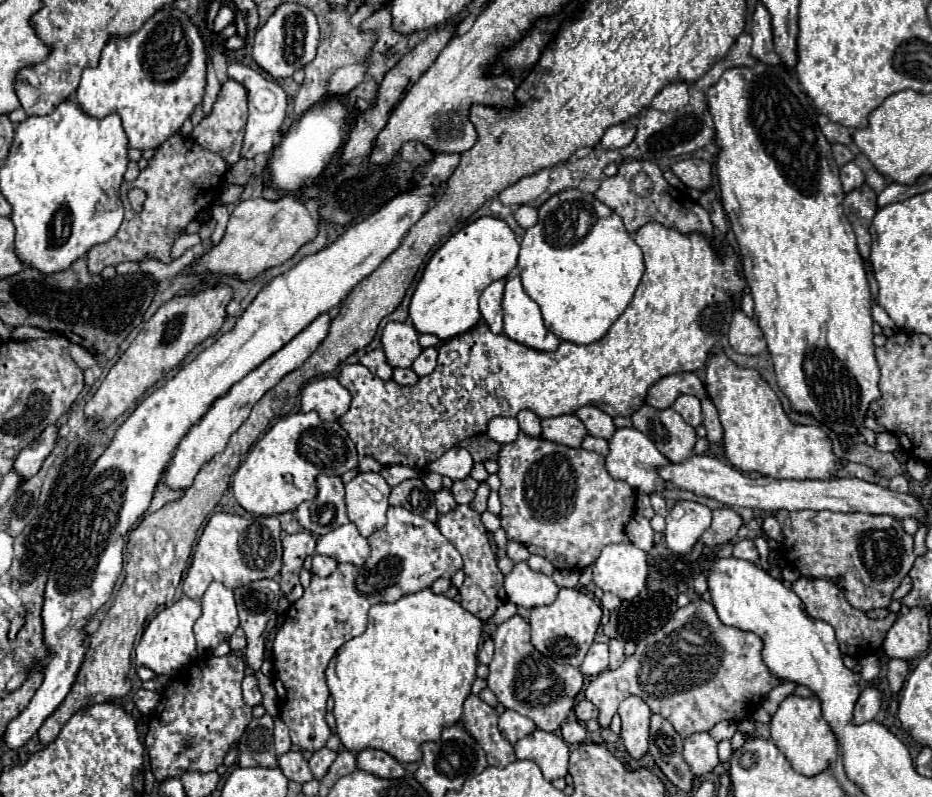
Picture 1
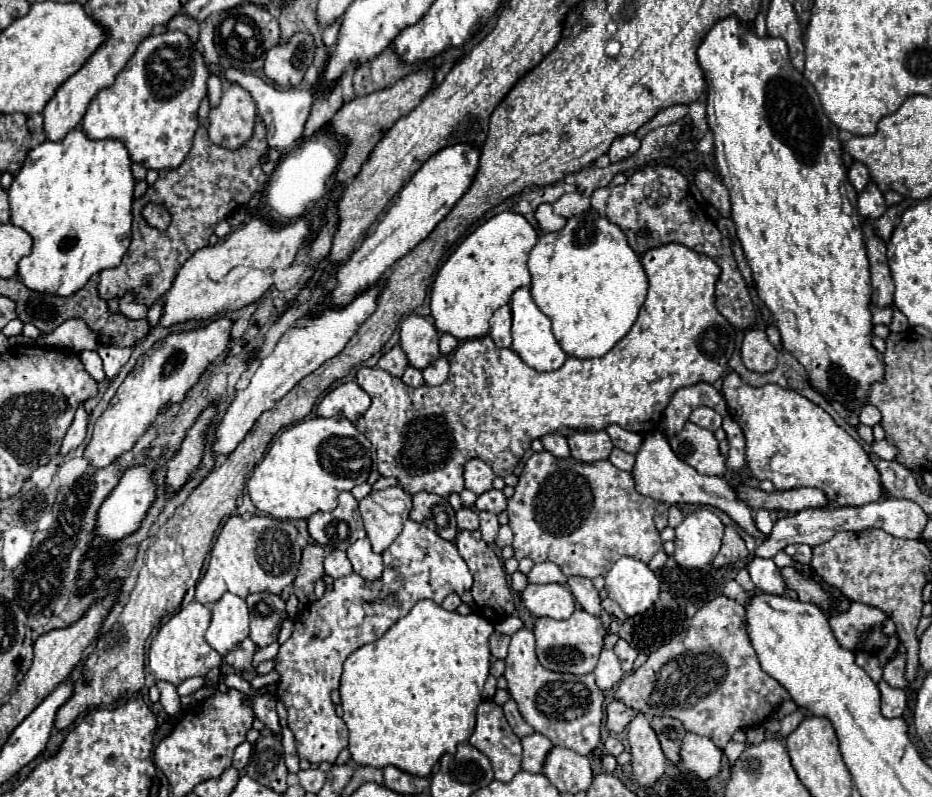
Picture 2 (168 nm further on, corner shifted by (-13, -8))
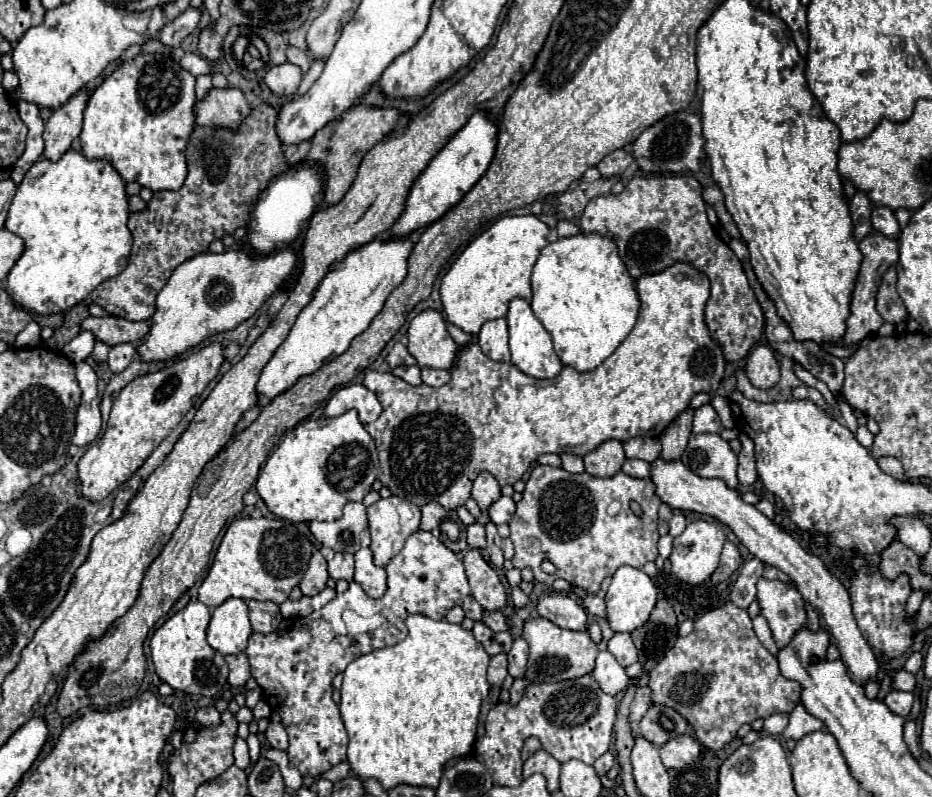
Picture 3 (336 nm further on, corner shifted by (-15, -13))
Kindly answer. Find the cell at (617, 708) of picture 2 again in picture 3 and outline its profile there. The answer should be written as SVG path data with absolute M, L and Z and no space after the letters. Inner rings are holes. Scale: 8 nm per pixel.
M644 686L644 688L638 688L636 690L636 696L630 704L630 716L628 716L628 722L630 724L638 724L642 720L642 716L646 714L650 706L650 690Z

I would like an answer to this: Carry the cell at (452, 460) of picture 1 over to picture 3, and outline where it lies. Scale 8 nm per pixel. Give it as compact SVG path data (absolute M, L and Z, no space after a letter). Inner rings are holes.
M480 472L472 484L472 498L478 502L480 510L486 510L492 502L500 498L500 484L490 472Z

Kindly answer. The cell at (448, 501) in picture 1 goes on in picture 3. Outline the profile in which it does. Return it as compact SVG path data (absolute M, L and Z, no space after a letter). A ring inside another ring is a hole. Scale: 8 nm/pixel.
M474 522L474 524L468 524L466 526L466 540L468 540L468 546L470 548L478 548L482 550L486 546L486 534L484 534L484 526Z

